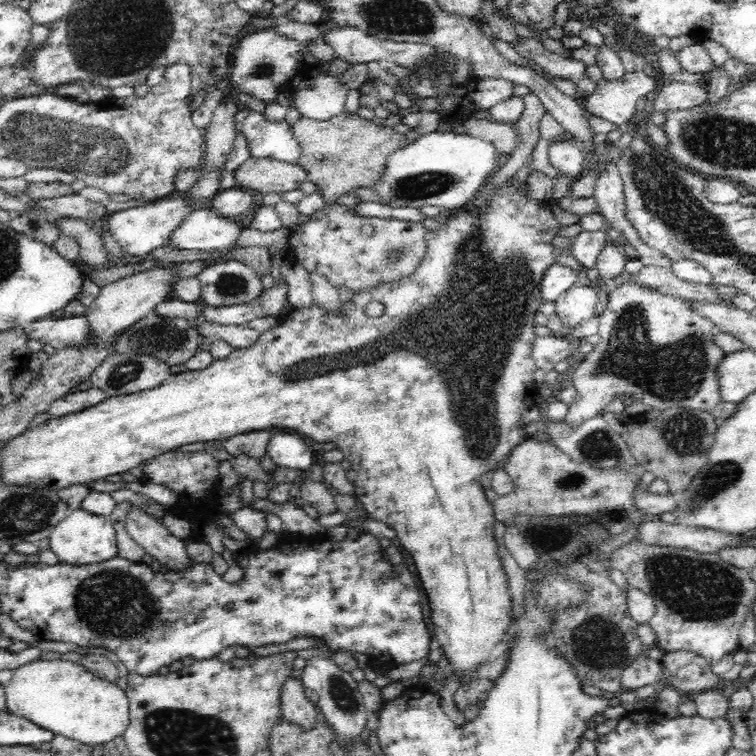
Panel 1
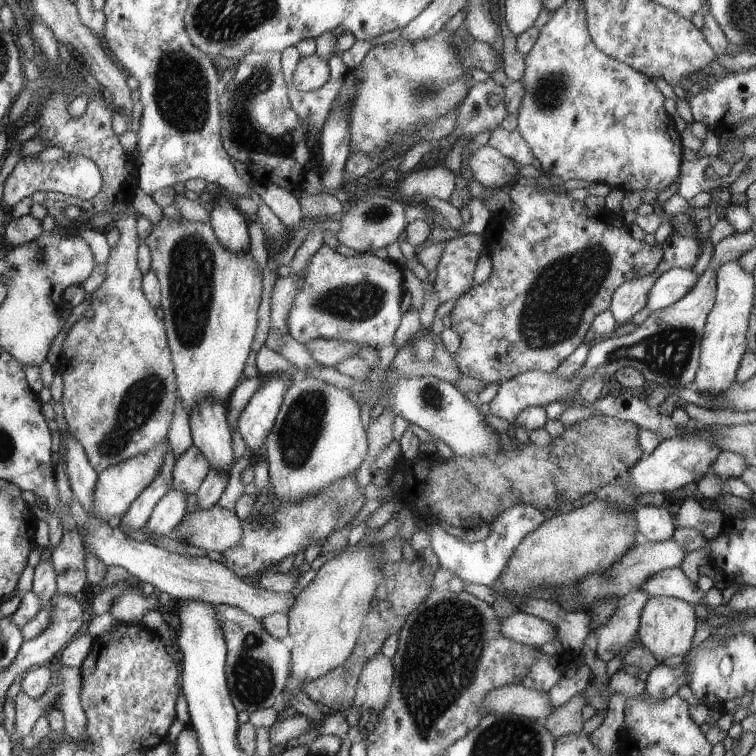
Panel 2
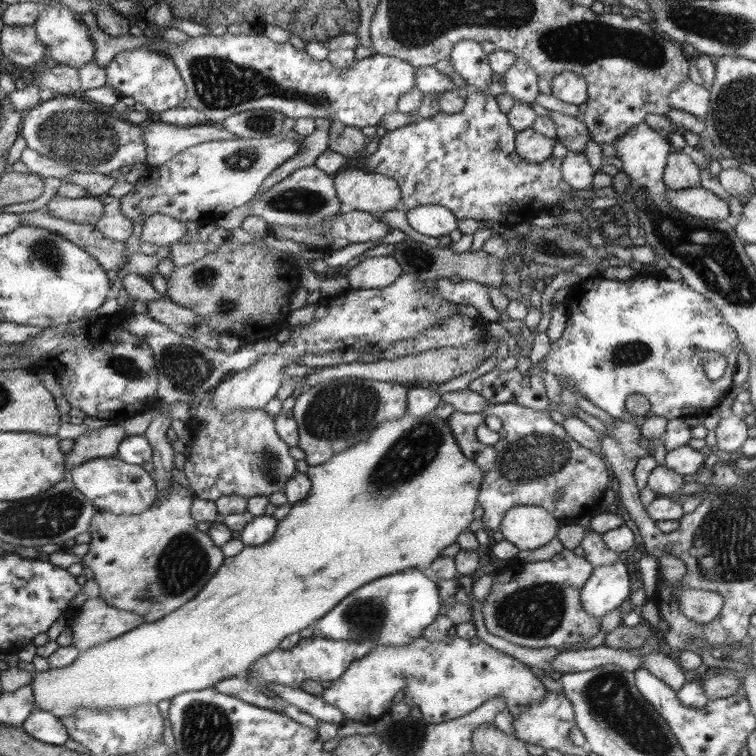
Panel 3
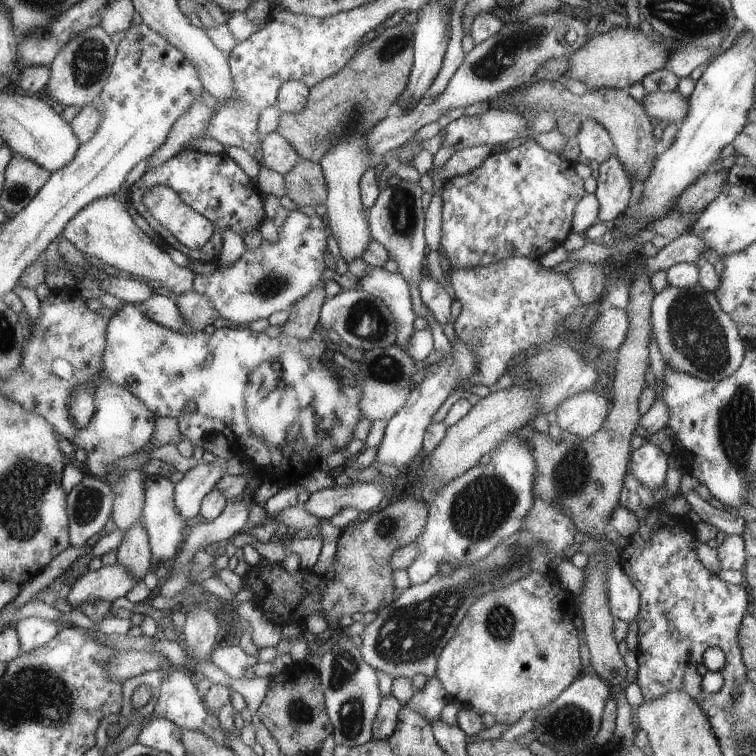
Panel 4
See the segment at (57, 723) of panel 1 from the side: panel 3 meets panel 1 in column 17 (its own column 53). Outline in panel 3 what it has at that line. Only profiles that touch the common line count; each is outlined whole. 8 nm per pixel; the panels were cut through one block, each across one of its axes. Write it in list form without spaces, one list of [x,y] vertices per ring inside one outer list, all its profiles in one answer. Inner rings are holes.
[[[427,412],[424,416],[415,417],[406,413],[402,418],[392,421],[384,421],[373,430],[366,441],[359,442],[346,450],[336,453],[331,460],[324,465],[309,466],[306,474],[311,478],[311,492],[304,501],[292,505],[290,513],[284,520],[279,522],[279,529],[276,530],[275,537],[270,538],[266,544],[260,546],[245,546],[244,550],[233,558],[228,558],[227,562],[218,571],[215,577],[204,585],[198,596],[188,601],[186,605],[169,615],[160,618],[156,623],[145,622],[139,628],[128,632],[124,636],[104,642],[104,644],[88,648],[84,652],[79,652],[78,658],[67,668],[48,668],[43,672],[33,671],[34,677],[30,684],[34,691],[34,706],[42,710],[47,710],[59,719],[74,713],[79,708],[90,709],[90,711],[110,710],[110,709],[130,709],[140,705],[157,705],[162,700],[171,700],[179,694],[214,688],[225,678],[232,676],[245,675],[260,657],[271,653],[279,647],[280,643],[288,636],[300,633],[309,627],[314,621],[330,613],[336,605],[340,604],[351,592],[358,590],[361,586],[375,581],[388,574],[397,574],[404,570],[426,571],[432,562],[438,561],[440,553],[457,542],[458,534],[463,534],[471,527],[472,512],[479,502],[480,491],[484,471],[479,463],[475,463],[471,458],[460,450],[459,443],[456,442],[454,431],[448,425],[448,419],[441,419],[434,412]]]

